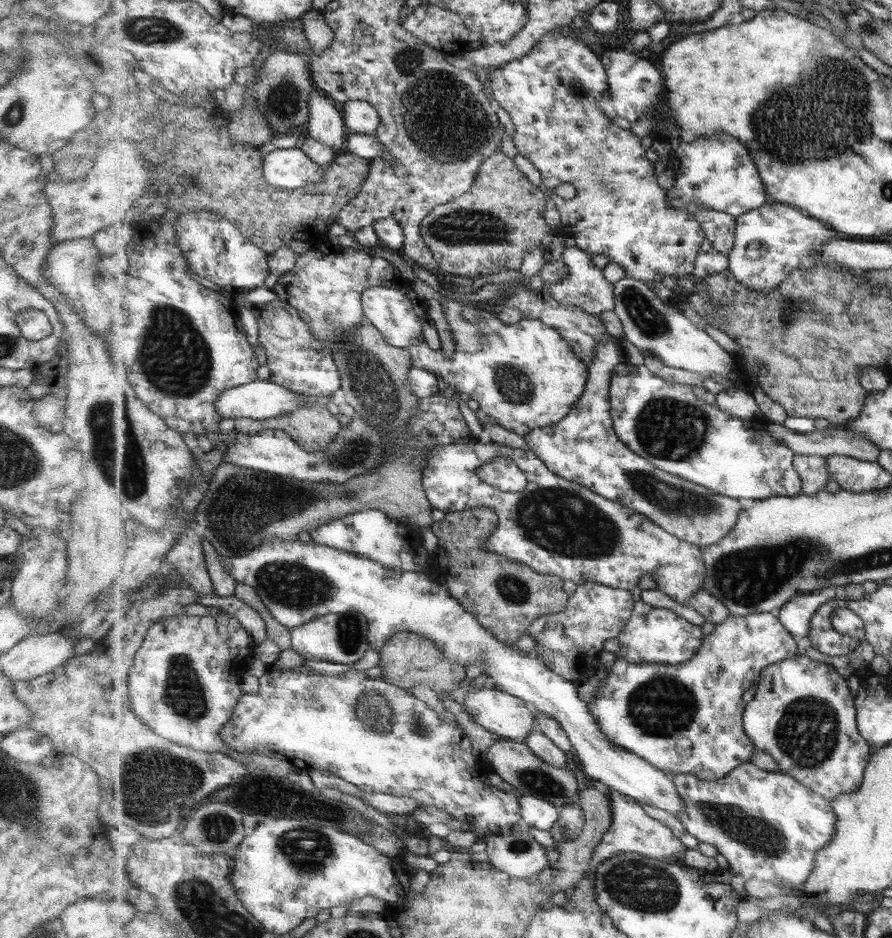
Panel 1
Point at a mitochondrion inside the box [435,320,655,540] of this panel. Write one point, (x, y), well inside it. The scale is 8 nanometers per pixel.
(513, 385)

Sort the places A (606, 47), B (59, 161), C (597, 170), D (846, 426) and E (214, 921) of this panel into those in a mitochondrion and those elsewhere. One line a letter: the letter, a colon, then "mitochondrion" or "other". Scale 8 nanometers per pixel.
A: other
B: other
C: mitochondrion
D: other
E: mitochondrion

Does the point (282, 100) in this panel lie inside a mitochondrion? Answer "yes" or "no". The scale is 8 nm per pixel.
yes

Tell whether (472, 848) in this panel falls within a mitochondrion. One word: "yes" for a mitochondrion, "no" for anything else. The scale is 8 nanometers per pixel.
no

